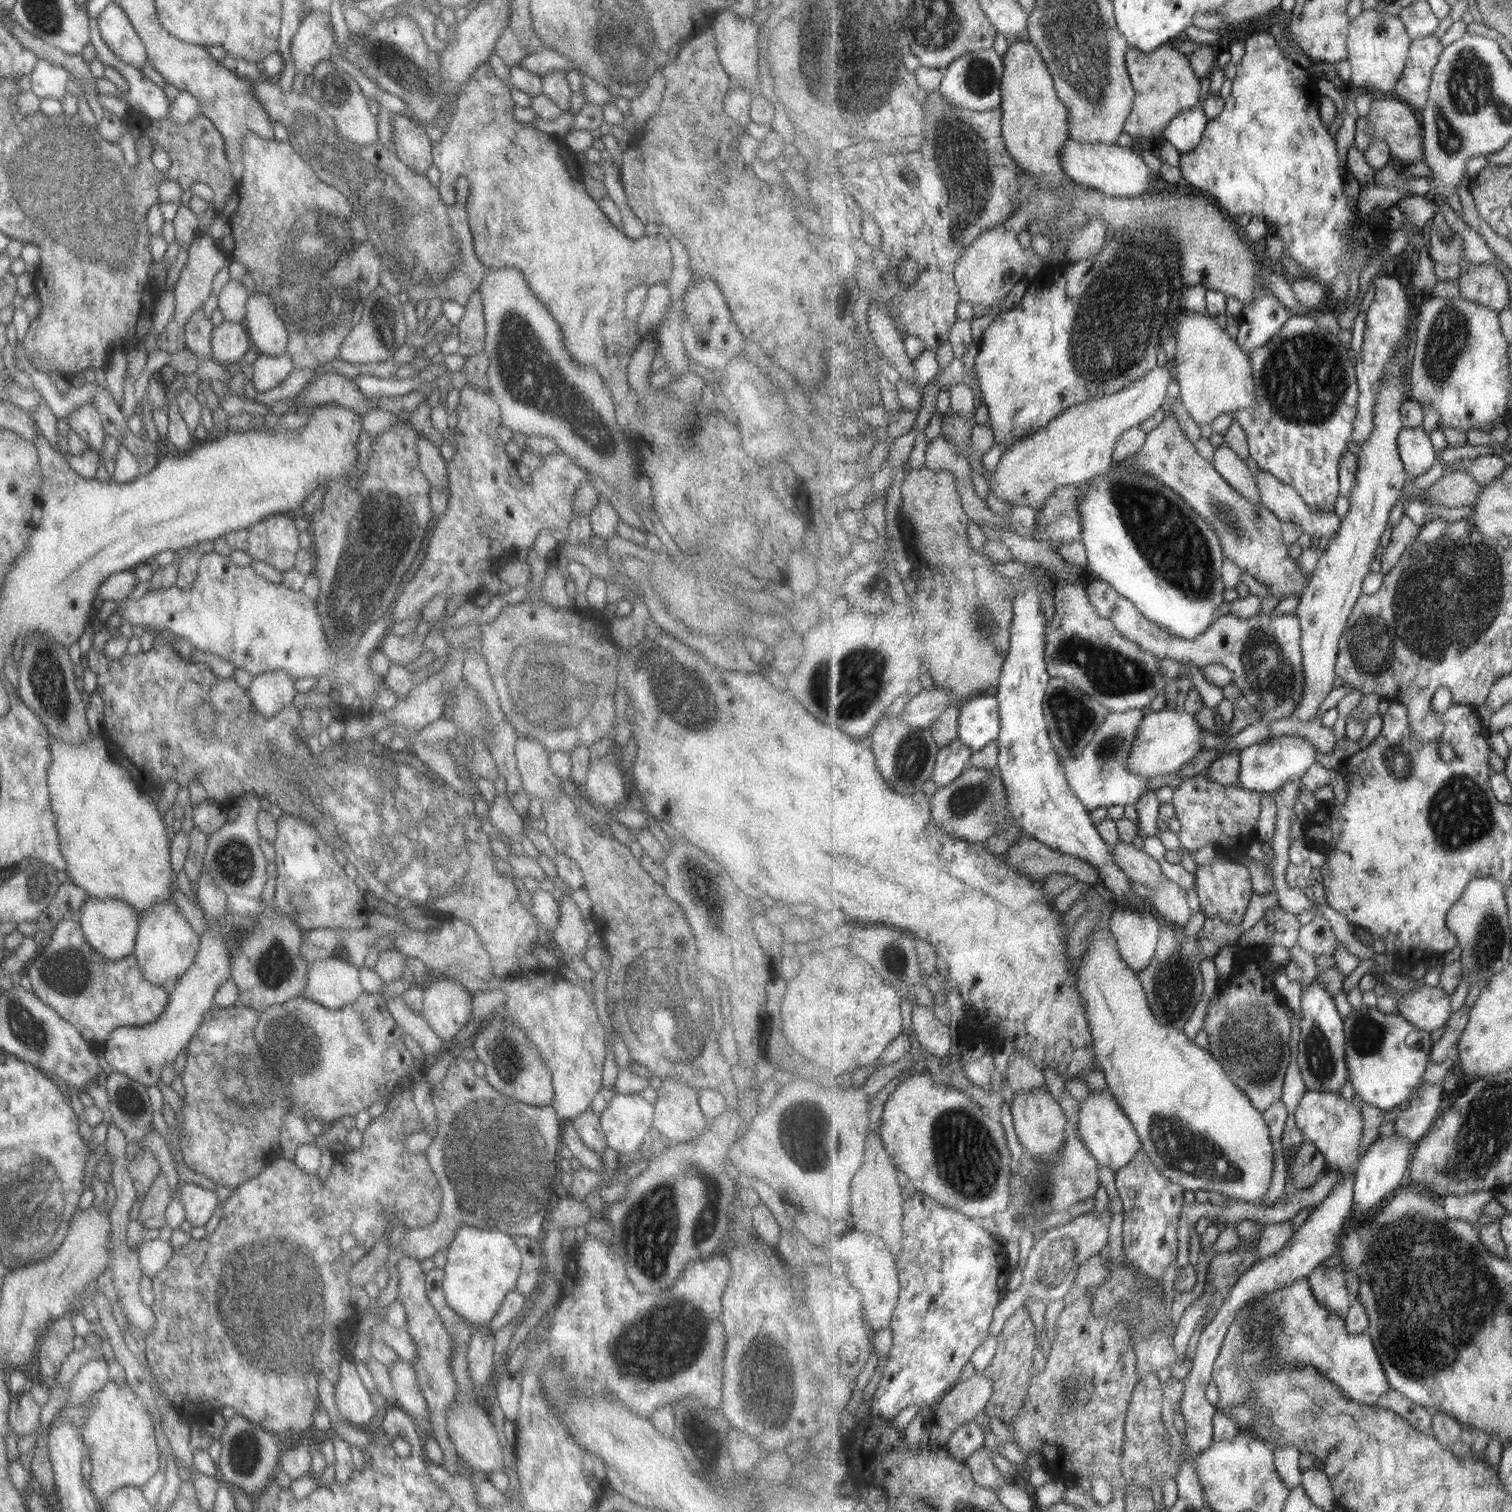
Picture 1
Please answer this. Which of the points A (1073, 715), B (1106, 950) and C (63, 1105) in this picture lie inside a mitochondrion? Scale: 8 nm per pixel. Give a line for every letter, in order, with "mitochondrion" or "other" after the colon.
A: mitochondrion
B: other
C: other

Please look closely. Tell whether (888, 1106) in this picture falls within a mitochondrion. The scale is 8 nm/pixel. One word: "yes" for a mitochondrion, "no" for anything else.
no

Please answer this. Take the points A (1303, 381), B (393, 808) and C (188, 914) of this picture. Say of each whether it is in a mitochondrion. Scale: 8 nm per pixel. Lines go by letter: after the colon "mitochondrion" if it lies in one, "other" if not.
A: mitochondrion
B: mitochondrion
C: other

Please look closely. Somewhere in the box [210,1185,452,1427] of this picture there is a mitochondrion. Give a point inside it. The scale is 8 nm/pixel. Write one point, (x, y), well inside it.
(266, 1331)

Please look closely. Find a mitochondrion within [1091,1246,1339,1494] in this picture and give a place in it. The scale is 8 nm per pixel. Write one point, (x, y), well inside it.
(1254, 1332)

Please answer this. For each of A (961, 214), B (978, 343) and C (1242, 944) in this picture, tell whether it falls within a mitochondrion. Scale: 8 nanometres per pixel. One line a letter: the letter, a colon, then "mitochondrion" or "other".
A: mitochondrion
B: other
C: other

